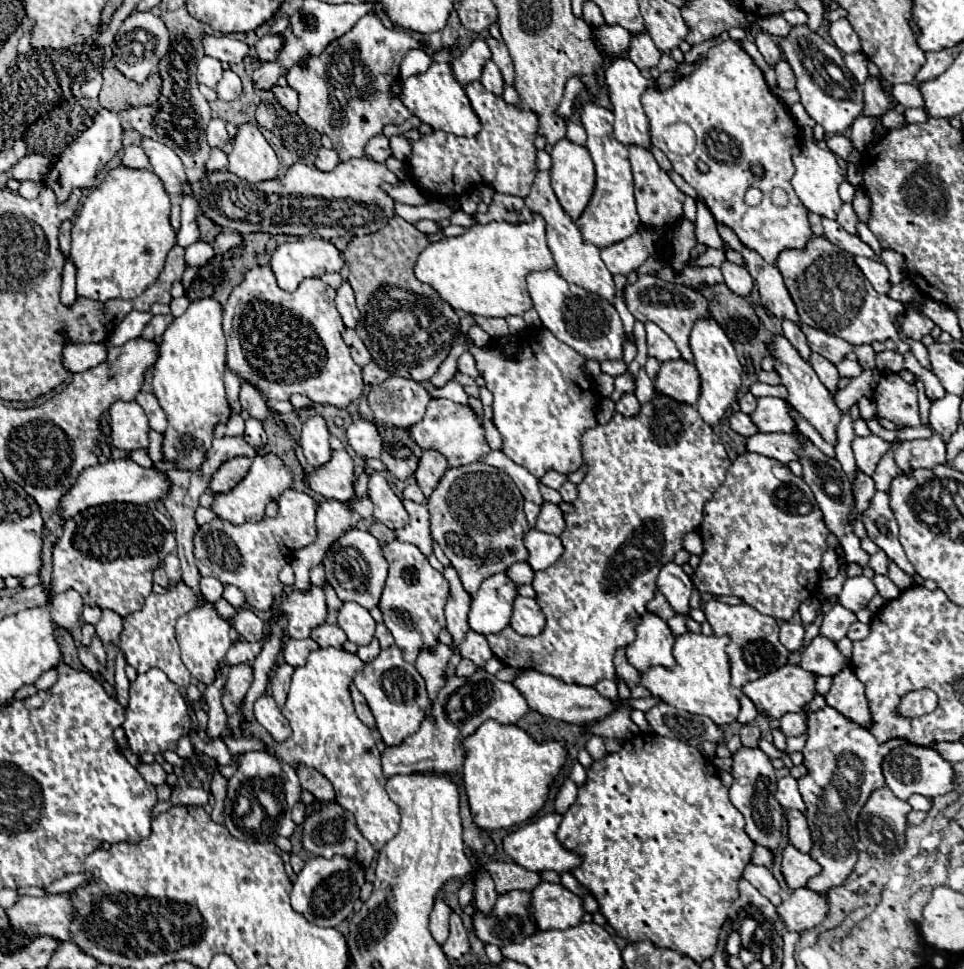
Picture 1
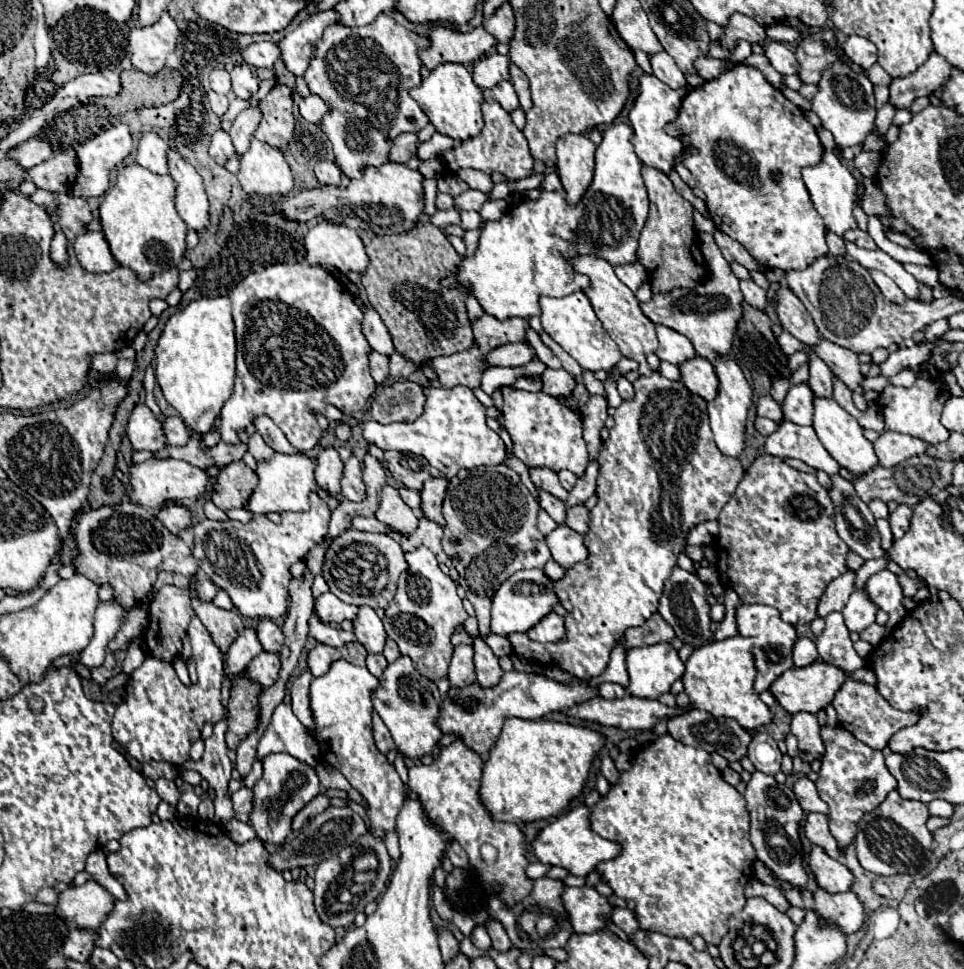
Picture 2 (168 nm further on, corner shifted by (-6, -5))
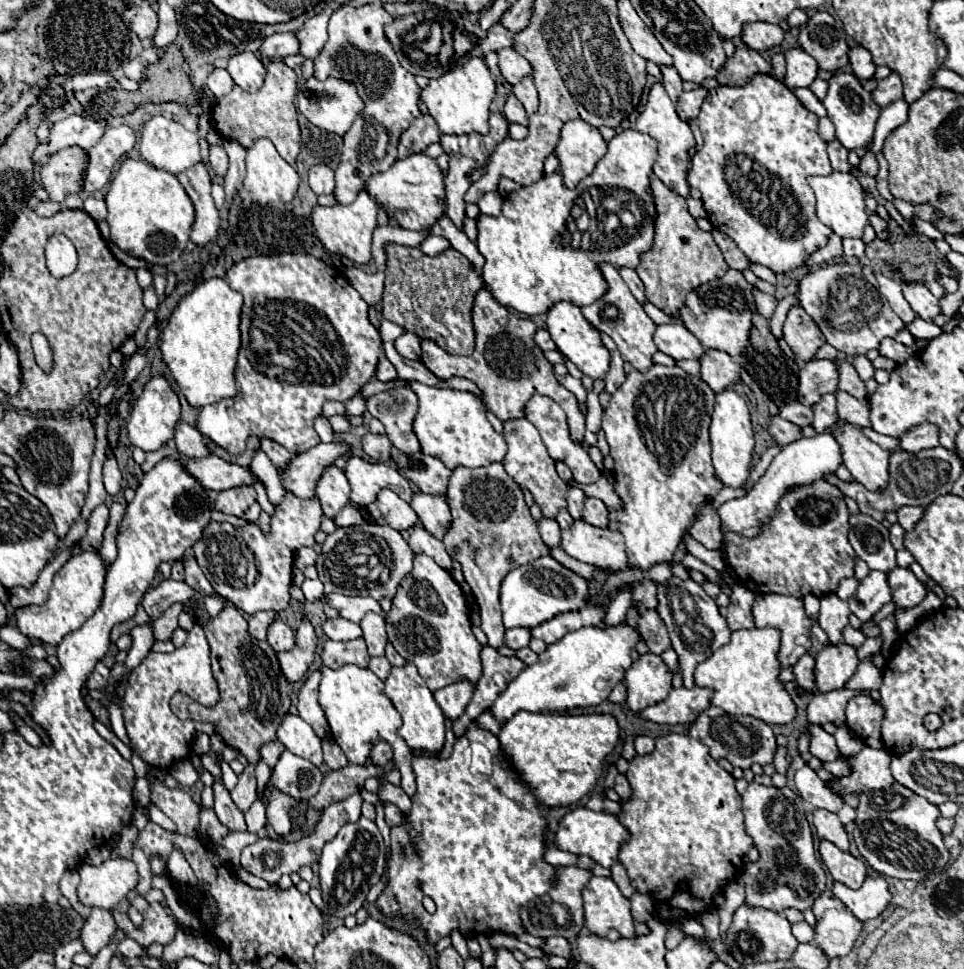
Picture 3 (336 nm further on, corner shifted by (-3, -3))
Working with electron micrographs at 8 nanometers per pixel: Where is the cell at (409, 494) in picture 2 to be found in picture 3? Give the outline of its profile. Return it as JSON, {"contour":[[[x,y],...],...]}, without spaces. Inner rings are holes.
{"contour":[[[348,457],[346,477],[352,487],[350,499],[358,505],[368,505],[376,501],[380,489],[388,487],[406,503],[412,501],[410,481],[398,473],[398,469],[388,467],[384,463],[370,463],[360,457]]]}

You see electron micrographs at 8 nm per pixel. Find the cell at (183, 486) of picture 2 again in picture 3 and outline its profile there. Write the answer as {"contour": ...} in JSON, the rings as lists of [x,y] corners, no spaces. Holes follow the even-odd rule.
{"contour":[[[210,455],[208,459],[186,459],[184,467],[188,467],[188,471],[192,471],[192,475],[196,475],[196,479],[200,479],[200,483],[204,483],[208,491],[254,485],[254,481],[258,479],[250,467],[242,467],[214,455]]]}

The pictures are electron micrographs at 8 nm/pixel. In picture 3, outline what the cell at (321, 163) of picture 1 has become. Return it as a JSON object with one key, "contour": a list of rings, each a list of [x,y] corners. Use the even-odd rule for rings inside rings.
{"contour":[[[316,165],[308,171],[308,183],[316,195],[330,195],[334,189],[334,171],[330,167]]]}

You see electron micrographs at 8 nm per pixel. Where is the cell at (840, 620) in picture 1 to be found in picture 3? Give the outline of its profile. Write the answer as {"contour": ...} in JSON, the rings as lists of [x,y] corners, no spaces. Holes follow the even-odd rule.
{"contour":[[[870,571],[870,575],[860,581],[856,595],[848,603],[850,603],[850,611],[856,613],[860,621],[868,621],[890,599],[892,599],[892,591],[888,585],[888,573]]]}

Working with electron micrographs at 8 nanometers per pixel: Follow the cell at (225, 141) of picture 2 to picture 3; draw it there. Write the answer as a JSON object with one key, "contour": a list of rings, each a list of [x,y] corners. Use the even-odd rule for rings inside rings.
{"contour":[[[220,145],[210,147],[210,167],[214,169],[214,173],[218,177],[226,175],[226,171],[228,171],[228,155],[226,155],[224,147],[220,147]]]}

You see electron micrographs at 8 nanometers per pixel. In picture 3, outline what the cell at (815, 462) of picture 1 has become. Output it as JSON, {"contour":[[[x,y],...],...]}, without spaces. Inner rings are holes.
{"contour":[[[850,515],[850,543],[860,559],[868,563],[870,569],[892,571],[898,567],[896,549],[890,543],[888,529],[872,519],[870,515]]]}

